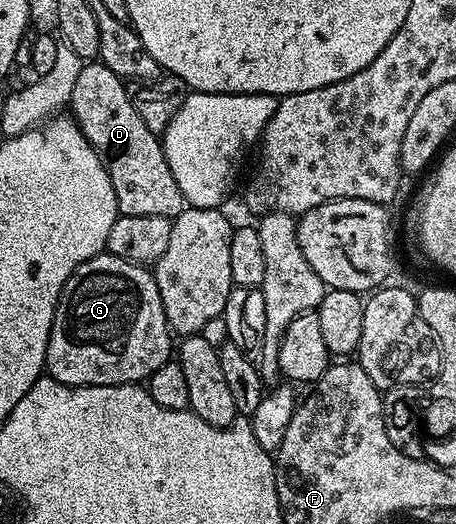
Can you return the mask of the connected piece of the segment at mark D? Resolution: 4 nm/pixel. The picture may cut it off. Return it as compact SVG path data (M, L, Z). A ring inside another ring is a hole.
M98 60L88 61L77 76L77 85L69 103L70 117L81 128L85 140L103 160L109 172L113 192L117 196L119 213L125 216L165 216L174 220L185 208L181 188L169 172L160 135L145 128L145 120L137 116L124 79L118 78Z

